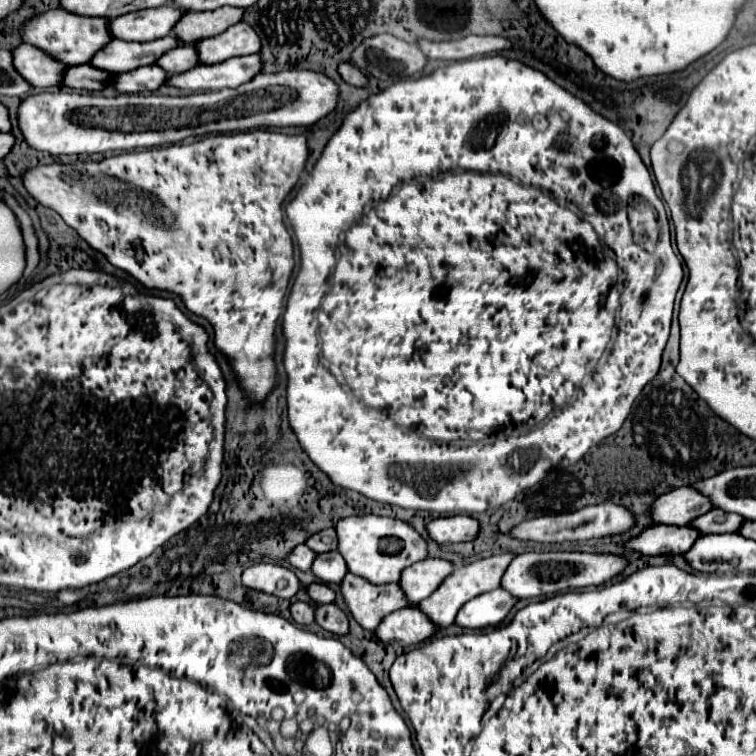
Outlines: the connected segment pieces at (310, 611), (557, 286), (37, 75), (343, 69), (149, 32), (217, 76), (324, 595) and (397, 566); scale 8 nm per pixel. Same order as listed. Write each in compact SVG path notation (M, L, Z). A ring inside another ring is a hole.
M297 602L291 606L291 616L297 624L301 626L309 626L315 622L315 608L309 606L309 604L303 604L303 602Z
M495 54L495 56L483 56L483 58L469 58L469 60L461 60L461 62L453 62L453 64L449 64L449 66L443 66L443 68L439 68L439 70L435 70L435 72L433 72L433 74L429 74L429 76L423 76L423 78L417 78L417 80L401 80L401 82L397 82L397 84L393 84L393 86L391 86L391 88L387 88L387 90L385 90L385 92L381 92L381 94L375 94L375 96L371 96L371 98L369 98L369 100L365 100L365 102L361 102L361 104L359 104L359 108L357 108L357 110L353 110L353 112L349 112L349 114L347 114L347 116L345 116L345 120L343 120L343 126L341 126L341 128L339 128L339 130L337 130L337 132L335 132L335 136L333 136L333 138L331 138L331 140L329 140L329 142L327 142L327 146L325 146L325 150L323 150L323 156L321 156L321 158L319 158L319 160L317 160L317 164L315 164L315 166L313 166L313 170L311 170L311 172L309 172L309 176L307 176L307 180L305 180L305 184L303 184L303 186L301 186L301 190L299 190L299 194L297 194L297 196L295 196L295 200L293 200L293 202L291 202L291 204L289 204L289 206L287 206L287 216L289 216L289 220L291 220L291 224L293 224L293 230L295 230L295 236L299 236L299 248L301 248L301 272L299 272L299 276L297 276L297 280L295 280L295 284L293 284L293 290L291 290L291 296L289 296L289 300L287 300L287 310L285 310L285 314L283 314L283 334L285 334L285 338L287 338L287 344L285 344L285 356L283 356L283 360L285 360L285 370L287 370L287 374L289 374L289 386L287 386L287 402L289 402L289 424L291 424L291 428L293 428L293 430L295 430L295 434L297 434L297 440L299 440L299 444L301 444L301 448L303 448L303 450L305 450L305 452L307 452L307 454L309 454L309 458L311 458L311 460L313 460L313 462L315 462L315 464L317 464L317 466L319 466L319 468L321 468L321 470L323 470L323 472L325 472L325 474L327 474L327 476L329 476L329 478L331 478L331 480L333 480L333 484L337 484L337 486L343 486L343 488L349 488L349 490L355 490L355 492L361 492L361 494L363 494L363 496L367 496L367 498L371 498L371 500L379 500L379 502L387 502L387 504L397 504L397 506L401 506L401 508L413 508L413 510L433 510L433 512L449 512L449 514L475 514L475 512L485 512L485 510L487 510L487 508L497 508L497 506L503 506L503 504L505 504L505 502L507 502L507 500L513 500L513 498L515 498L515 496L517 496L517 494L519 494L519 492L521 492L521 490L525 490L525 488L529 488L529 486L533 486L533 484L537 484L537 482L539 482L539 480L543 480L543 478L545 478L545 474L547 474L547 472L549 472L549 470L551 470L551 468L553 468L553 466L571 466L571 464L575 464L575 462L579 462L579 460L581 460L581 458L583 458L583 456L585 456L585 454L587 454L587 452L589 452L589 448L591 448L591 446L595 446L595 444L597 444L597 442L601 442L601 440L603 440L603 438L607 438L607 436L611 436L611 434L613 434L613 432L617 432L617 430L619 430L619 428L621 428L621 424L623 424L623 422L625 422L625 418L627 418L627 414L629 414L629 412L631 412L631 406L633 406L633 402L635 402L635 398L637 398L637 396L639 396L639 394L641 394L641 390L643 390L643 386L645 386L645 384L647 384L647 382L649 382L649 380L653 380L653 378L655 378L655 374L657 374L657 372L659 372L659 364L661 364L661 352L663 352L663 348L665 348L665 344L667 344L667 338L669 338L669 326L671 326L671 314L673 314L673 300L675 300L675 294L677 294L677 288L679 288L679 284L681 284L681 280L683 280L683 266L681 266L681 262L679 262L679 258L677 258L677 256L675 256L675 252L673 252L673 248L671 248L671 240L669 240L669 222L667 222L667 216L665 216L665 208L663 208L663 202L661 202L661 200L659 200L659 198L657 198L657 194L655 194L655 188L653 188L653 182L651 182L651 176L649 176L649 172L647 172L647 168L645 168L645 164L643 164L643 160L641 160L641 158L639 158L639 154L637 154L637 150L635 150L635 148L633 148L633 142L631 142L631 138L629 138L629 136L627 136L627 134L625 134L625 132L623 132L623 130L621 130L621 128L619 128L619 126L617 126L617 124L613 124L613 122L609 122L609 120L607 120L607 118L603 118L603 116L599 116L599 114L597 114L597 112L593 112L593 110L591 110L591 108L589 108L589 106L587 106L587 104L585 104L585 102L581 102L581 100L579 100L579 98L575 98L575 96L573 96L573 94L569 94L569 92L567 92L567 90L563 90L563 88L561 88L561 86L557 86L557 84L555 84L555 82L551 82L551 80L549 80L549 78L547 78L547 76L545 76L545 74L543 74L543 72L539 72L539 70L535 70L535 68L529 68L529 66L525 66L525 64L521 64L521 62L519 62L519 60L507 60L507 58L503 58L503 56L497 56L497 54ZM539 112L545 112L545 116L547 116L547 120L549 120L549 128L547 128L547 130L545 130L545 132L537 132L537 130L535 130L535 128L533 128L533 124L531 124L531 118L533 118L533 116L535 116L535 114L539 114ZM567 204L573 204L573 208L577 208L577 212L581 212L581 216L589 216L589 212L601 212L601 216L605 216L605 240L609 240L609 248L613 248L613 256L617 256L617 268L621 268L621 280L617 280L617 274L607 274L607 258L605 258L605 254L603 254L603 250L601 250L601 246L599 246L599 242L597 242L597 236L595 236L595 230L593 230L593 228L591 228L591 224L589 224L589 222L585 222L585 220L581 220L581 218L579 218L579 216L577 216L577 214L575 214L575 212L573 212L573 210L571 210L571 208L569 208L569 206L567 206ZM389 270L393 270L393 274L391 274L391 276L389 276L389 274L387 274L387 272L389 272ZM615 282L619 282L619 284L621 284L621 308L619 308L619 290L617 290L617 288L615 288L615 286L613 286L613 284L615 284ZM617 308L619 308L619 324L617 324L617 336L615 336L615 346L613 346L613 350L611 350L611 354L609 354L609 360L607 360L607 362L605 362L605 364L603 364L603 366L599 366L599 368L597 368L597 364L599 364L599 358L601 358L601 356L603 356L603 352L605 352L605 348L607 348L607 344L609 344L609 340L611 340L611 332L613 332L613 328L615 328L615 314L617 314ZM585 376L591 376L591 378L589 378L589 380L587 380L587 382L585 382L585 384L583 384L583 378L585 378ZM497 436L501 436L501 438L503 438L503 440L507 440L507 446L495 446L495 444L493 444L493 442L495 442L495 438L497 438ZM455 440L459 440L459 442L471 442L471 444L473 444L473 446L457 446L457 444L453 444L453 442L455 442Z
M21 44L13 50L13 64L17 72L29 80L35 88L51 88L63 86L63 74L67 64L57 60L55 56L47 54L41 48L35 48L31 44Z
M341 64L339 66L339 74L341 78L347 82L347 84L353 84L353 86L367 86L369 84L369 78L367 74L363 74L359 68L355 68L353 64Z
M171 6L147 8L111 20L109 28L115 38L149 42L171 34L173 24L177 24L177 20L181 20L181 16L185 14L187 12L181 12L181 8L171 8Z
M249 54L229 58L221 64L201 64L189 72L171 76L167 84L187 90L221 90L225 86L245 84L245 80L253 80L257 72L261 72L261 56Z
M311 584L309 586L309 596L317 604L331 604L331 602L335 602L335 592L327 584Z
M349 516L339 520L337 524L337 538L339 538L339 552L345 558L349 572L373 582L373 584L395 584L401 580L401 572L427 558L427 542L421 534L411 528L407 522L399 518L387 516Z

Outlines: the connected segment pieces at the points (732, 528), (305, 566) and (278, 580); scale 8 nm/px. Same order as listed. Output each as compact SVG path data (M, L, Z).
M713 510L713 512L707 512L705 516L699 516L697 520L693 520L691 526L695 526L701 534L723 534L723 532L739 532L743 522L745 522L743 516Z
M301 544L301 546L297 546L291 554L289 554L289 562L291 562L291 566L295 566L295 568L299 568L299 570L309 570L311 568L311 564L313 564L313 560L315 560L315 552L309 548L309 546L305 546L305 544Z
M265 562L249 566L243 572L243 584L247 588L253 588L265 594L275 594L285 600L291 600L301 588L301 582L293 574L293 570L283 568L279 564L265 564Z

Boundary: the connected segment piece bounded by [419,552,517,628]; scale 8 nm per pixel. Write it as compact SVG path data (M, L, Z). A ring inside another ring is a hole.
M505 552L505 554L499 554L499 556L491 556L491 558L483 558L483 560L477 560L477 562L471 562L467 566L461 566L457 568L443 584L441 588L437 588L437 592L433 592L429 598L421 600L419 608L433 620L435 626L439 628L447 628L455 622L455 616L459 612L459 608L469 602L471 598L483 594L483 592L489 592L489 590L495 590L501 586L501 576L505 574L505 568L511 564L513 556L517 556L517 552Z

